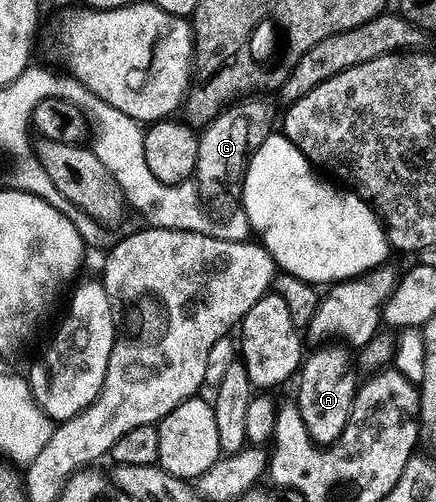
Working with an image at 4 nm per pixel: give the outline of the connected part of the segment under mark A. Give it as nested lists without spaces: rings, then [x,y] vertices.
[[[322,345],[305,356],[300,370],[302,384],[298,387],[298,415],[306,426],[305,434],[317,446],[329,449],[348,430],[354,399],[360,379],[354,376],[355,352],[346,345]]]

